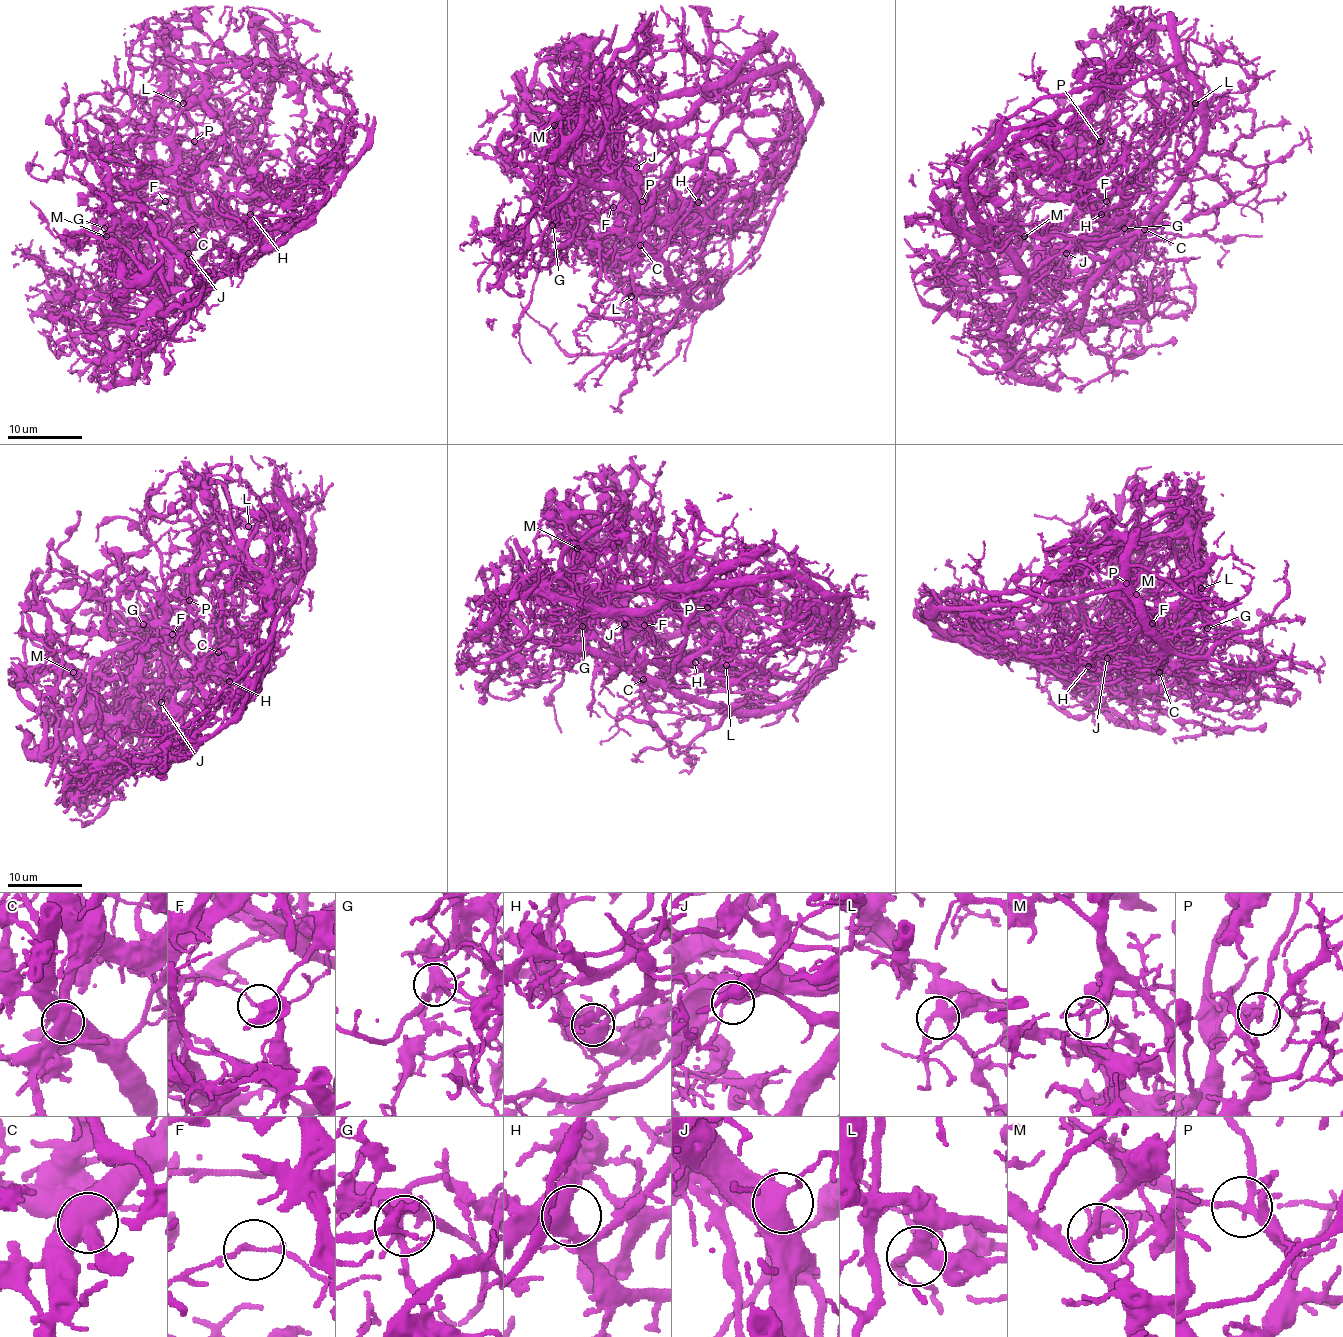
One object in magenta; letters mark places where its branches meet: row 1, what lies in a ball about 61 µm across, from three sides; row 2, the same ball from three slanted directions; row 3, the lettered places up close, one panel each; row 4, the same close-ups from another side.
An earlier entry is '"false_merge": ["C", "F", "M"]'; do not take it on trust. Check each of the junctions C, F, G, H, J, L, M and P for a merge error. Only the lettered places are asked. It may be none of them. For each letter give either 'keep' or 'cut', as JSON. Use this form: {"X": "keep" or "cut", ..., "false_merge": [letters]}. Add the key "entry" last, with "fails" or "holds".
{"C": "cut", "F": "cut", "G": "keep", "H": "keep", "J": "keep", "L": "keep", "M": "cut", "P": "keep", "false_merge": ["C", "F", "M"], "entry": "holds"}

